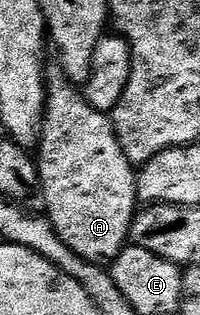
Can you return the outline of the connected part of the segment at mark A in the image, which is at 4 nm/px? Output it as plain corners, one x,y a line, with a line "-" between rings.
58,69
48,75
46,109
42,120
42,138
36,148
36,162
44,211
60,241
88,261
99,265
113,263
122,248
127,246
130,226
139,206
136,167
128,161
124,149
120,149
111,116
93,107
85,94
76,89
75,84

